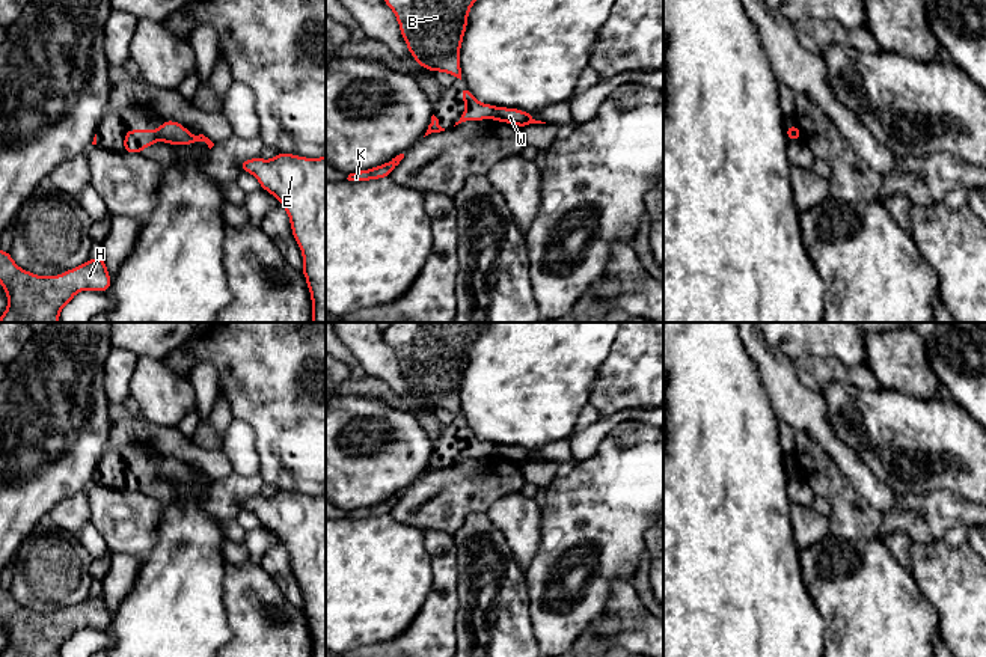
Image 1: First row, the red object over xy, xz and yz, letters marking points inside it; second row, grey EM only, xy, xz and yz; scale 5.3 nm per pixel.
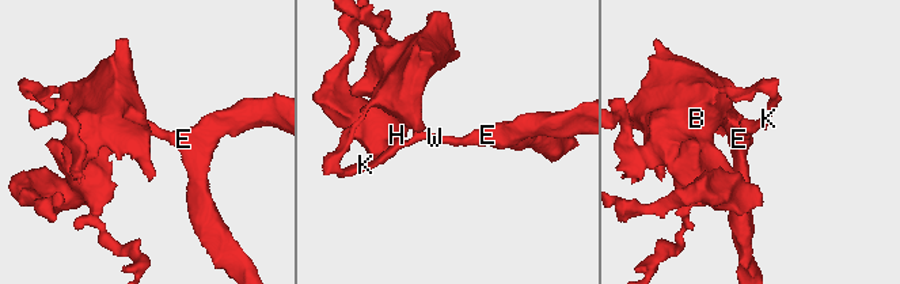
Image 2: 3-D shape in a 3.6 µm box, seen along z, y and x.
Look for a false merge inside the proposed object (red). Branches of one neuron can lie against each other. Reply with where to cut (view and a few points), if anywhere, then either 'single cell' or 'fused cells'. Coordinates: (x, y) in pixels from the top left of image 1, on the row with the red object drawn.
xz (498, 107), (493, 118) | fused cells

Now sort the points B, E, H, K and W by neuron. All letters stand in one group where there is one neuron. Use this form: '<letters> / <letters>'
B H K / E W

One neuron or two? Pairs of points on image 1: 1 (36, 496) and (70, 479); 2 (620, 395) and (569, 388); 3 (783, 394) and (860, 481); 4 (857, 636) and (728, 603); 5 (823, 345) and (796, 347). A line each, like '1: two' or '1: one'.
1: one
2: two
3: one
4: two
5: one

